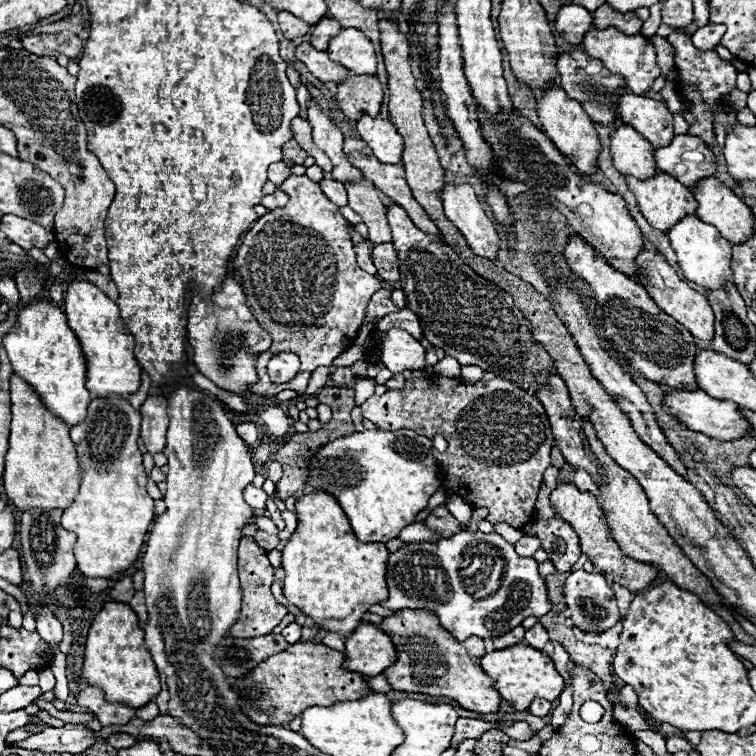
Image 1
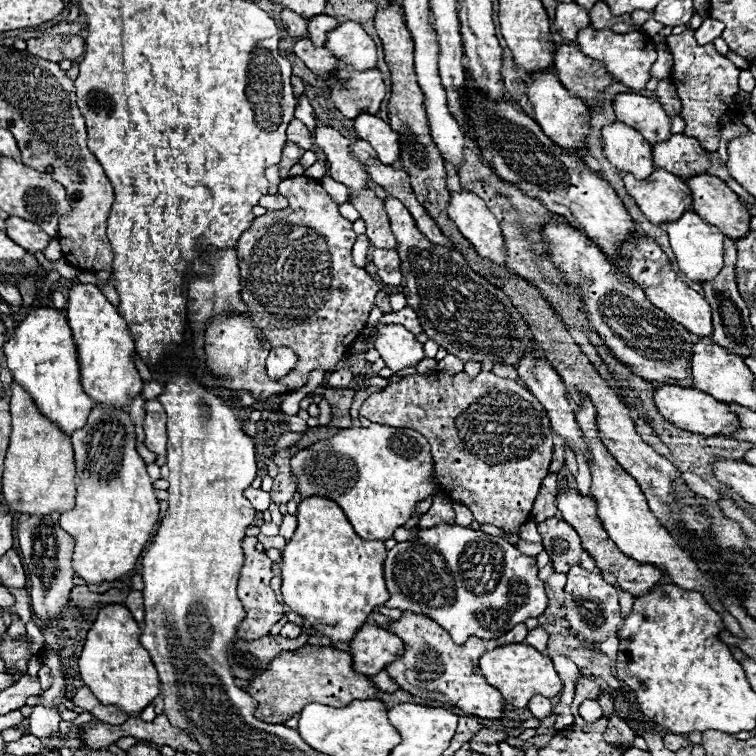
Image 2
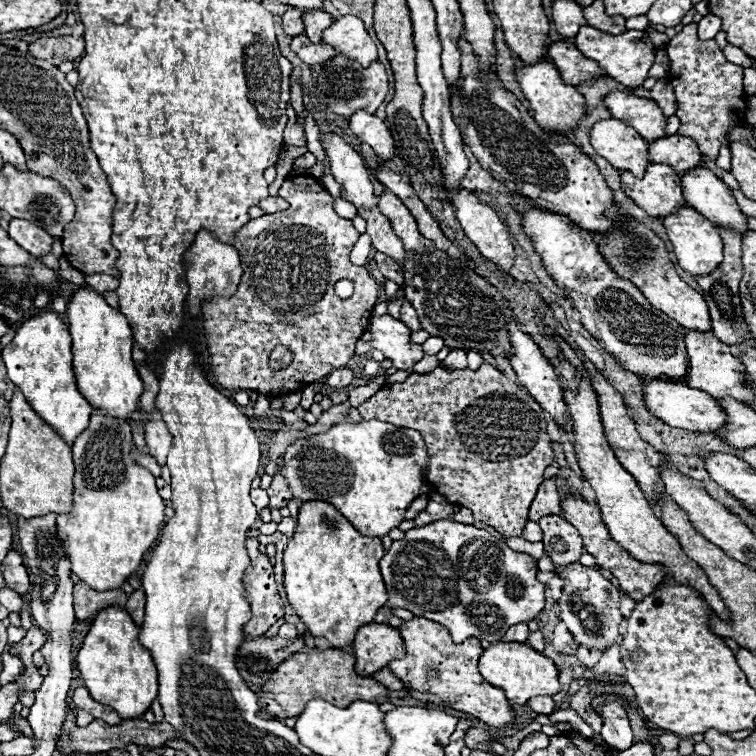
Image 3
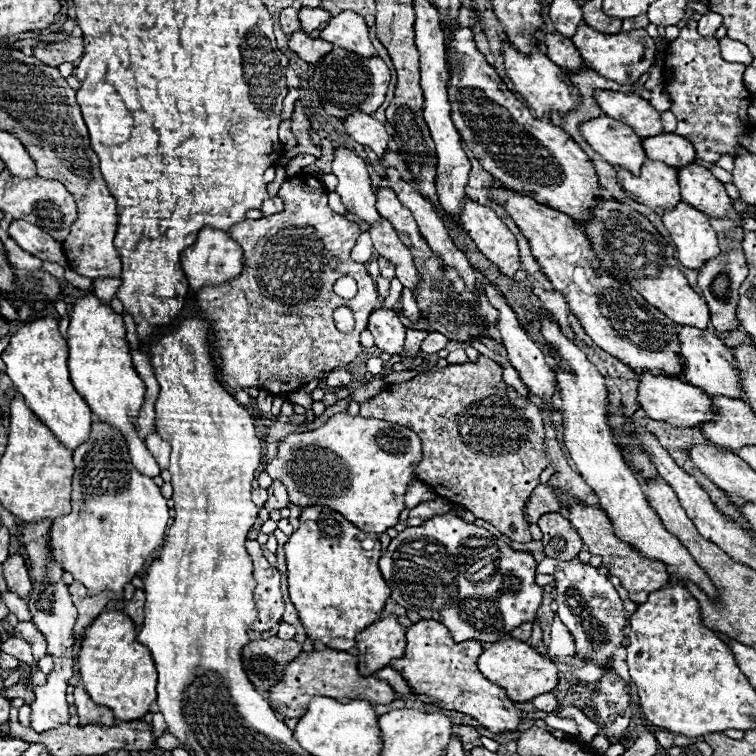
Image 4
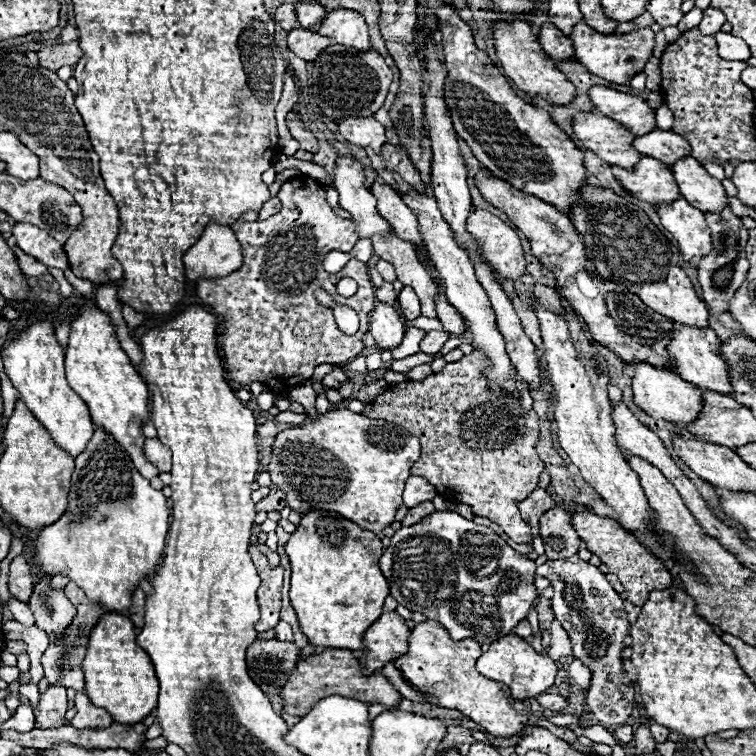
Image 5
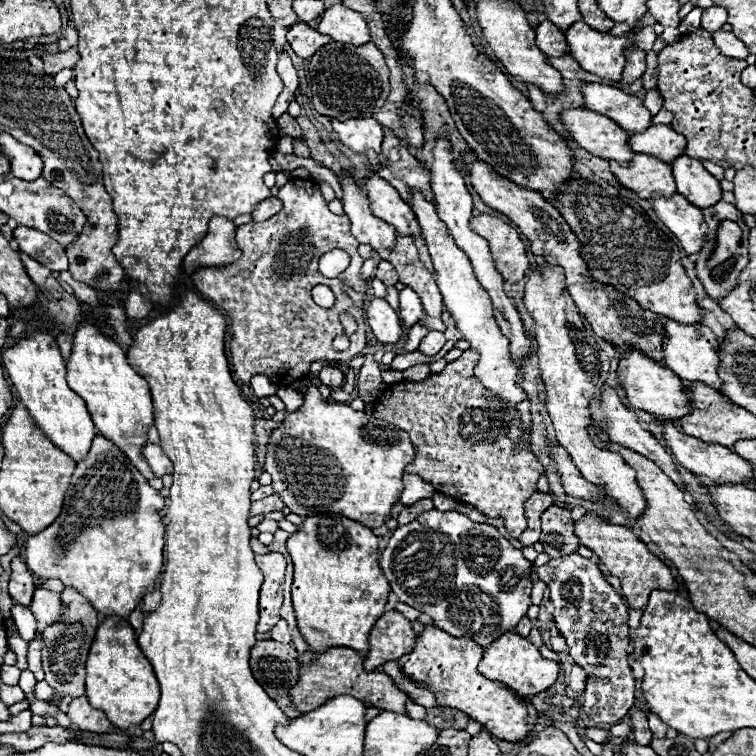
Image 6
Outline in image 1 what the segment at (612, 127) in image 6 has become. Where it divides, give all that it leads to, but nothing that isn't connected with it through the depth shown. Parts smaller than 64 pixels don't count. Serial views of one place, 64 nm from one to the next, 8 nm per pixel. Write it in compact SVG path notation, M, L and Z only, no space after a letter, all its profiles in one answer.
M620 126L612 132L610 140L610 152L618 172L638 180L648 180L656 174L654 148L632 126Z

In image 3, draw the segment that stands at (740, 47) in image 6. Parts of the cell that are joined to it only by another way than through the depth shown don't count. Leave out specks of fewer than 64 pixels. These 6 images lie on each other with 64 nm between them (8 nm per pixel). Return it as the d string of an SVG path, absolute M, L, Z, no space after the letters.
M726 46L726 48L724 48L724 54L728 56L728 60L730 60L730 62L740 64L742 68L746 68L746 66L752 66L752 64L754 64L750 58L746 58L746 54L744 54L738 46Z

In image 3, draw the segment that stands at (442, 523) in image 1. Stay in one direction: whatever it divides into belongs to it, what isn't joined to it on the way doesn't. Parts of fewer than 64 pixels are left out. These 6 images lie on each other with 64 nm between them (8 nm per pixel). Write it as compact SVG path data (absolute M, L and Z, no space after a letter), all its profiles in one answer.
M432 494L432 500L428 504L426 510L422 510L416 518L414 518L414 526L426 526L430 522L436 522L440 518L452 518L454 516L454 504L448 502L444 496L440 494Z

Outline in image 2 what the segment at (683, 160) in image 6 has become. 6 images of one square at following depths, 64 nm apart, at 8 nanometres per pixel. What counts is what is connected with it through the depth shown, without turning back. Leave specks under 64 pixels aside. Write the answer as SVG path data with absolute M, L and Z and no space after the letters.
M700 174L686 182L692 190L694 212L716 226L726 238L740 240L750 230L750 212L738 196L716 176Z

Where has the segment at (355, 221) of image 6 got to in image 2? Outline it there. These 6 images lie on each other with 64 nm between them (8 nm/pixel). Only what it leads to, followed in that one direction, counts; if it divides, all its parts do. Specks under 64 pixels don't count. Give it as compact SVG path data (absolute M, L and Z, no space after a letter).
M314 114L314 120L316 120L314 138L316 138L316 144L322 148L322 152L328 156L330 176L336 182L346 184L350 192L366 190L368 188L368 174L364 172L364 166L348 152L350 140L344 138L332 126L320 122L316 118L316 114Z

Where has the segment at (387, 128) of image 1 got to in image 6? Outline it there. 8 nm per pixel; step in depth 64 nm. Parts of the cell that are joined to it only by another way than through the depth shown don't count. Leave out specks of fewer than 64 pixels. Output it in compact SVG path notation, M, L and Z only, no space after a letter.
M350 118L346 122L332 120L332 126L340 142L358 154L366 150L378 152L382 146L384 130L382 130L382 124L376 122L374 118Z

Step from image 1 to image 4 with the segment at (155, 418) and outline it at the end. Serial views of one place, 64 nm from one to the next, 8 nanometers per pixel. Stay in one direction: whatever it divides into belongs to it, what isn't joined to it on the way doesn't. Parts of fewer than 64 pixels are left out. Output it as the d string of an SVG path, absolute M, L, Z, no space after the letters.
M154 430L150 436L146 436L146 446L150 450L150 454L156 458L160 468L168 468L168 458L170 458L170 444Z

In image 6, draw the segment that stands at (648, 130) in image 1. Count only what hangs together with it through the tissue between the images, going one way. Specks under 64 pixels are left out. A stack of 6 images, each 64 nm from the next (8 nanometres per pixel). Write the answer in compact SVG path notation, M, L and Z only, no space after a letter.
M584 84L582 94L588 110L610 116L628 132L642 132L652 126L652 114L638 96L604 84Z

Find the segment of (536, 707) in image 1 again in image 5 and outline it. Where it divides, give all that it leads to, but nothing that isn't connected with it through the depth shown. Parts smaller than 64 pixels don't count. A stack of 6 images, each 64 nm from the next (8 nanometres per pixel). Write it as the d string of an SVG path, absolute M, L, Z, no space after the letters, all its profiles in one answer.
M544 692L544 694L540 694L536 700L538 700L538 704L540 704L542 708L546 708L546 710L562 710L562 708L568 706L568 704L566 704L566 698L558 696L556 692Z

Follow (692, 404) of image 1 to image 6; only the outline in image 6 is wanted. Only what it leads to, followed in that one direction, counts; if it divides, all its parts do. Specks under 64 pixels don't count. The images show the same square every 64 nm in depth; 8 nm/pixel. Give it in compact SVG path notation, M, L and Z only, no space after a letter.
M632 350L630 354L626 354L626 356L620 358L618 380L626 388L626 394L628 394L628 400L632 402L632 406L650 412L656 418L672 420L674 422L674 420L680 420L680 418L684 418L684 416L690 414L692 402L690 402L688 394L684 392L682 380L672 370L668 370L666 366L662 366L662 364L646 358L644 354L640 354L636 350Z

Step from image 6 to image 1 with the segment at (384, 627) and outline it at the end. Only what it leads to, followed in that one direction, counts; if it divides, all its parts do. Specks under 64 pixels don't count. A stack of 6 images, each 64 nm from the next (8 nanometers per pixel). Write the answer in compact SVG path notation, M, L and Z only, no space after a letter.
M360 624L346 638L344 668L364 676L378 676L396 662L392 640L374 624Z

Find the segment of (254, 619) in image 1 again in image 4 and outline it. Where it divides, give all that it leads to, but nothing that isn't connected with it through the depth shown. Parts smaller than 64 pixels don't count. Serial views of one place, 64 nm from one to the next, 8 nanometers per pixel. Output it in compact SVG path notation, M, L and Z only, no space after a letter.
M248 540L246 548L254 562L254 580L256 580L254 602L258 616L256 622L252 624L252 630L266 632L274 624L278 624L284 614L284 600L280 594L280 572L268 564L256 540Z

